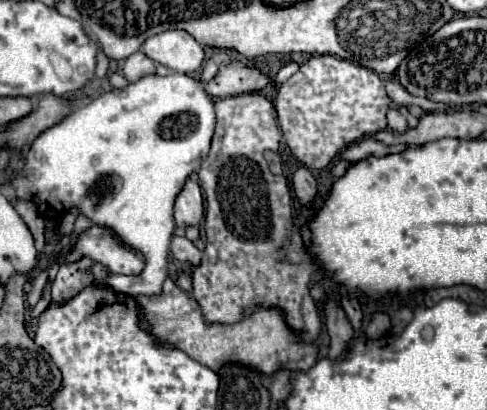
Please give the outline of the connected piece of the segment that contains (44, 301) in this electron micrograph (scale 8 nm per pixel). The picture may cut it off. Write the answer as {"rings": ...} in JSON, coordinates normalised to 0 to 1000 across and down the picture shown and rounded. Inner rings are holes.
{"rings":[[[92,695],[88,705],[88,720],[84,722],[78,739],[64,761],[66,771],[64,800],[68,810],[74,810],[76,805],[76,785],[80,766],[86,763],[103,739],[103,715],[105,715],[105,695]]]}

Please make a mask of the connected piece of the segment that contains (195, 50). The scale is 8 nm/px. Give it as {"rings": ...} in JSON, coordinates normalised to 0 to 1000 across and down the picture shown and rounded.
{"rings":[[[349,71],[312,85],[292,110],[296,134],[361,178],[398,178],[419,154],[415,110],[382,76]]]}

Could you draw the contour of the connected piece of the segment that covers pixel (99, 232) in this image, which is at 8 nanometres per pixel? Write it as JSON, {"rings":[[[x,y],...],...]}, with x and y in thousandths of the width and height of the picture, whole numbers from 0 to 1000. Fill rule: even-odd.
{"rings":[[[185,554],[164,573],[160,598],[131,627],[131,637],[156,637],[181,622],[189,637],[218,646],[230,666],[279,671],[296,656],[296,637],[279,612],[251,598],[218,554]]]}

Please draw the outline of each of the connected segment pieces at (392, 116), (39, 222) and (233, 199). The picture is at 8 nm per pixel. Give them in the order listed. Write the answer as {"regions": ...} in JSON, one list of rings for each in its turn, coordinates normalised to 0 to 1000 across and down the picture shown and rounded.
{"regions":[[[[801,266],[801,271],[797,271],[797,315],[809,320],[809,324],[817,324],[817,329],[838,315],[834,285],[830,285],[817,266]]],[[[37,490],[37,495],[29,500],[29,510],[33,510],[37,524],[49,534],[57,563],[62,563],[66,578],[70,578],[70,598],[74,598],[74,607],[78,607],[74,632],[86,632],[86,612],[90,612],[90,534],[82,529],[78,510],[74,510],[66,495]]],[[[485,232],[485,237],[460,237],[460,241],[444,241],[439,246],[439,266],[444,266],[444,320],[439,320],[439,334],[435,334],[435,359],[431,359],[431,373],[427,383],[415,393],[415,407],[407,417],[407,446],[415,451],[415,466],[419,466],[419,485],[423,485],[423,607],[419,607],[419,627],[415,627],[415,646],[402,651],[394,661],[398,671],[398,729],[415,744],[415,759],[419,759],[419,773],[427,788],[485,788],[493,783],[497,773],[513,768],[526,749],[575,749],[587,768],[587,788],[595,788],[595,798],[612,812],[620,812],[620,827],[628,837],[637,832],[649,832],[657,822],[657,768],[649,759],[649,744],[645,744],[645,729],[637,724],[637,666],[645,656],[641,646],[641,627],[632,617],[632,602],[624,598],[624,583],[620,583],[620,568],[612,554],[604,554],[600,544],[600,515],[595,515],[595,461],[591,461],[591,441],[587,432],[567,432],[554,422],[550,412],[550,398],[542,388],[542,368],[546,363],[571,363],[575,359],[575,339],[579,339],[579,324],[575,324],[575,310],[571,310],[571,295],[567,295],[567,280],[563,280],[563,256],[542,237],[542,232]]]]}

